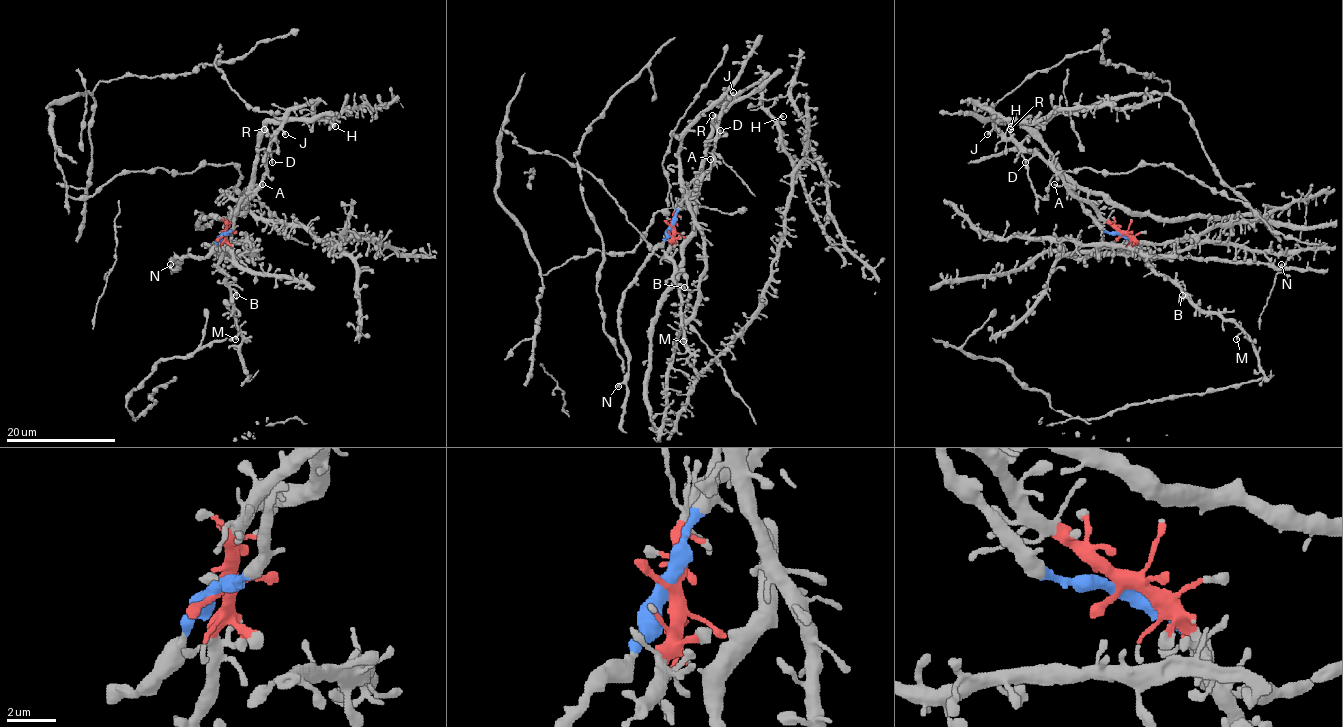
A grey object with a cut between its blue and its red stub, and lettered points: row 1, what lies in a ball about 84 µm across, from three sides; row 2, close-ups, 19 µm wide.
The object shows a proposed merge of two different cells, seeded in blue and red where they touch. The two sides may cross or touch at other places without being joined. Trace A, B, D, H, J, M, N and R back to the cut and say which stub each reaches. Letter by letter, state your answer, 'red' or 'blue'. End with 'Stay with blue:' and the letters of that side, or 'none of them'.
A: red
B: red
D: red
H: red
J: red
M: red
N: blue
R: red
Stay with blue: N

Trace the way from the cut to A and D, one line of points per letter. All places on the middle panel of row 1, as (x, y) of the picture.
A: (672, 227), (672, 213), (711, 168), (711, 158)
D: (672, 227), (672, 213), (691, 194), (713, 160), (713, 146), (720, 130)

